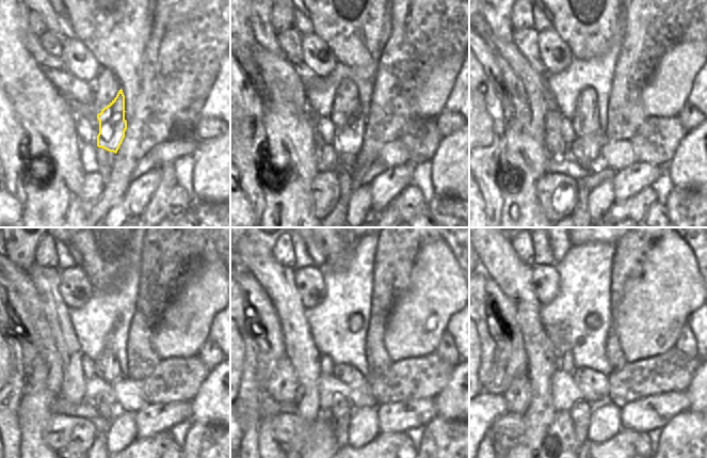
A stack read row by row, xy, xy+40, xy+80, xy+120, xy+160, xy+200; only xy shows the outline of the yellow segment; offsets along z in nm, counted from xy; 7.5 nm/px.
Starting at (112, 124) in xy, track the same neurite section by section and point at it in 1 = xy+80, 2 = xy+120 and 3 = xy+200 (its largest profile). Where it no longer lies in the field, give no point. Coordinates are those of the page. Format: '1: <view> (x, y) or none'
1: xy+80 (585, 148)
2: xy+120 (101, 394)
3: xy+200 (581, 411)

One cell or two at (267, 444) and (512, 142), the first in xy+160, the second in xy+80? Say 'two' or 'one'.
one

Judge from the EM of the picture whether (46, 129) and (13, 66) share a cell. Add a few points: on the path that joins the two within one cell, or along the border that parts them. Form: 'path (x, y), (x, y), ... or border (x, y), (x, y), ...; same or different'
path (44, 113), (17, 82); same

